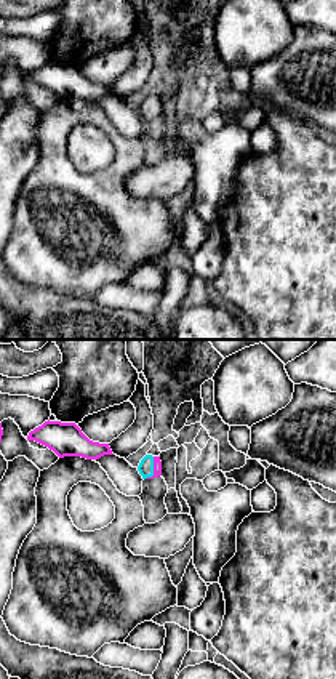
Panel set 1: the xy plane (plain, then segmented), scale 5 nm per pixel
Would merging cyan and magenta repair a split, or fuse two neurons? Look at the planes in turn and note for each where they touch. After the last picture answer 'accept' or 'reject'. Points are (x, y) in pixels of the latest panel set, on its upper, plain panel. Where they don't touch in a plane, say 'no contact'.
(152, 111)

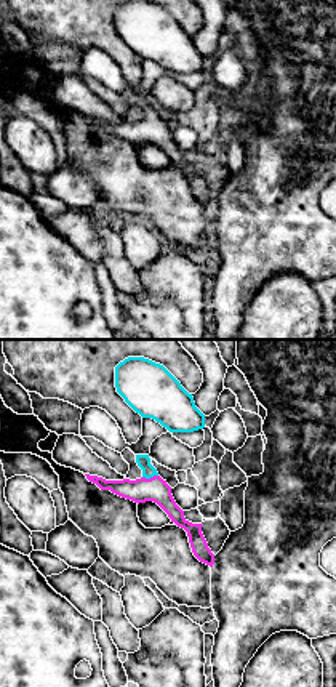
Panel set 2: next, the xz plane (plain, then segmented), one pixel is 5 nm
(149, 119)

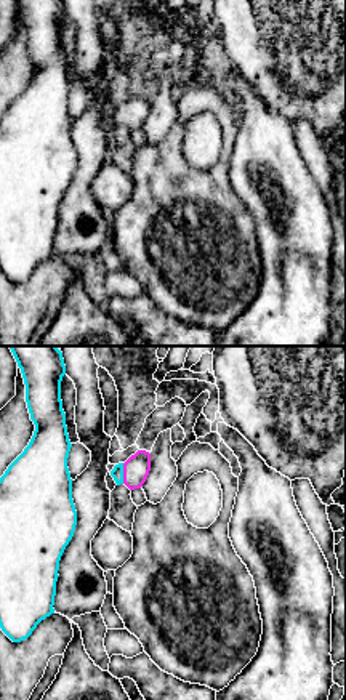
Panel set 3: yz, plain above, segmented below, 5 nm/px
(122, 114)

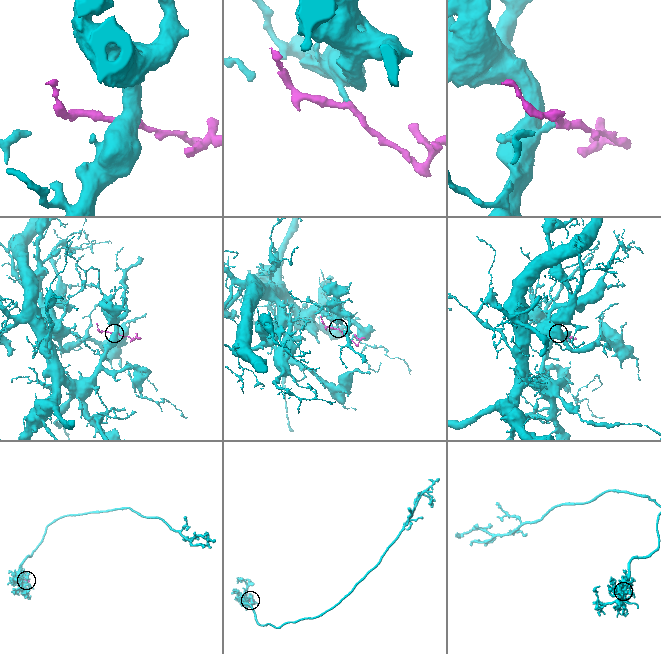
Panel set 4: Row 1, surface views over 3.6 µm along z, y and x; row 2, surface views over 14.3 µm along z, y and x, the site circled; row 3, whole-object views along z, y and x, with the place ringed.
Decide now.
accept

